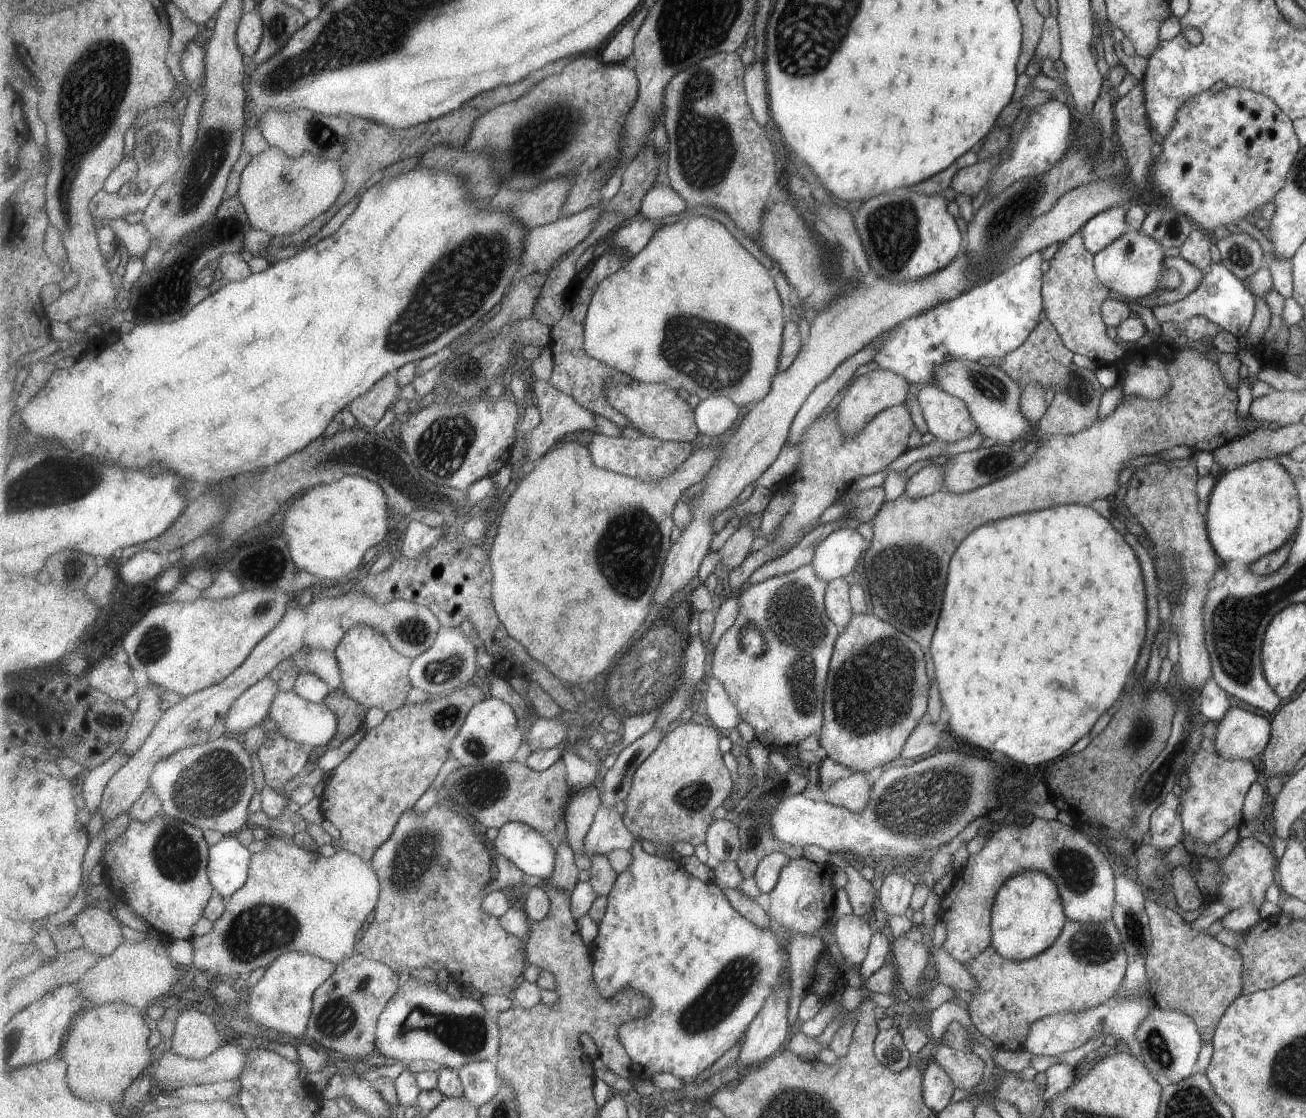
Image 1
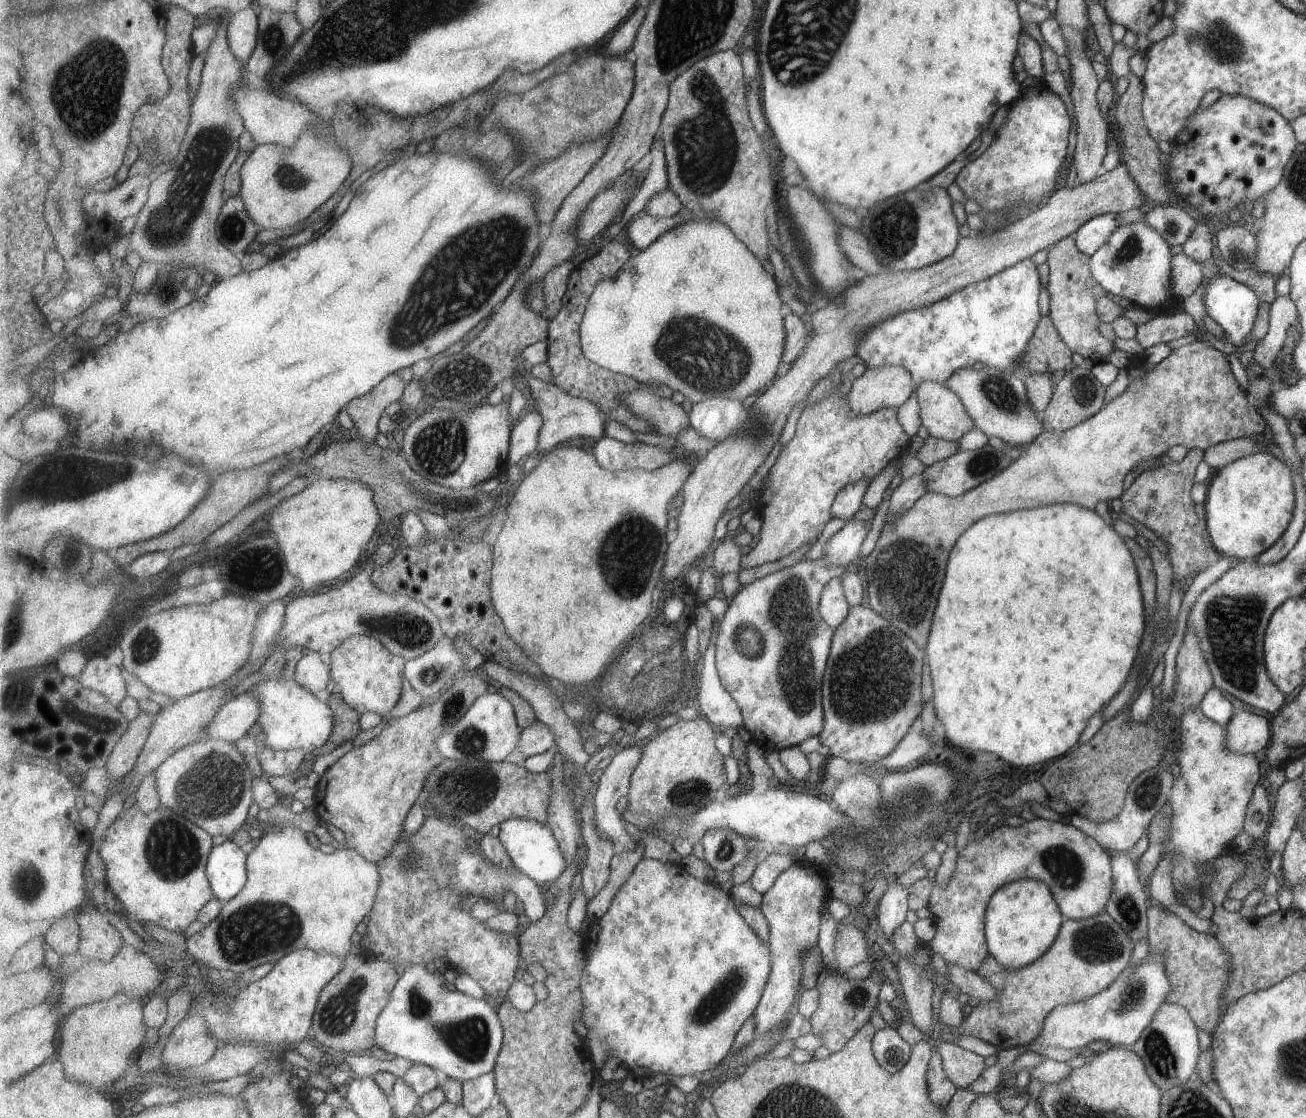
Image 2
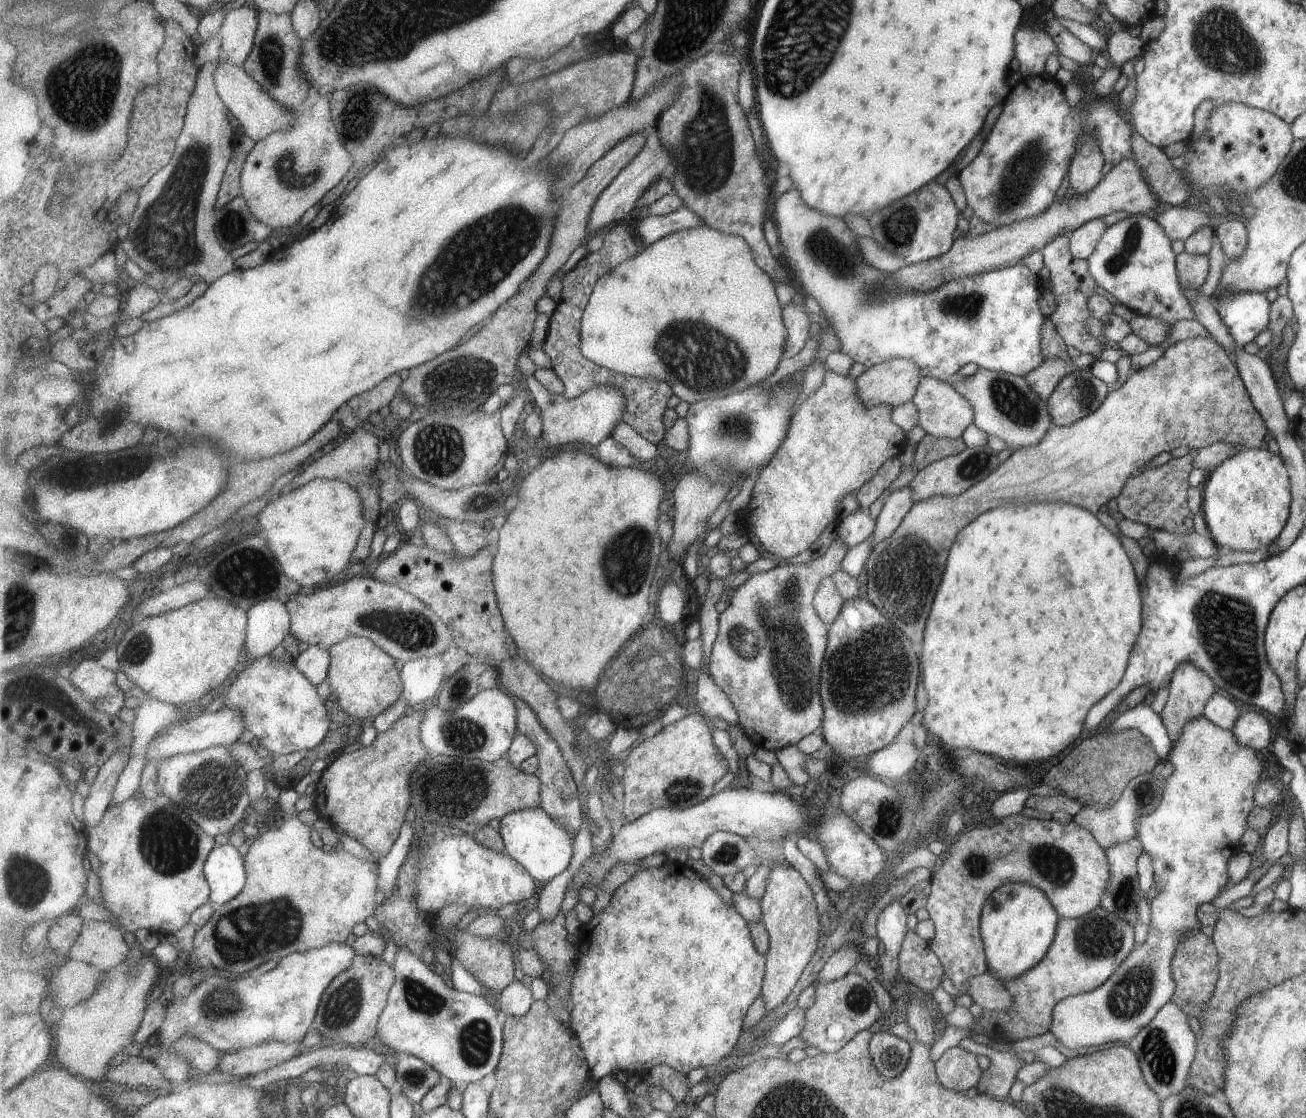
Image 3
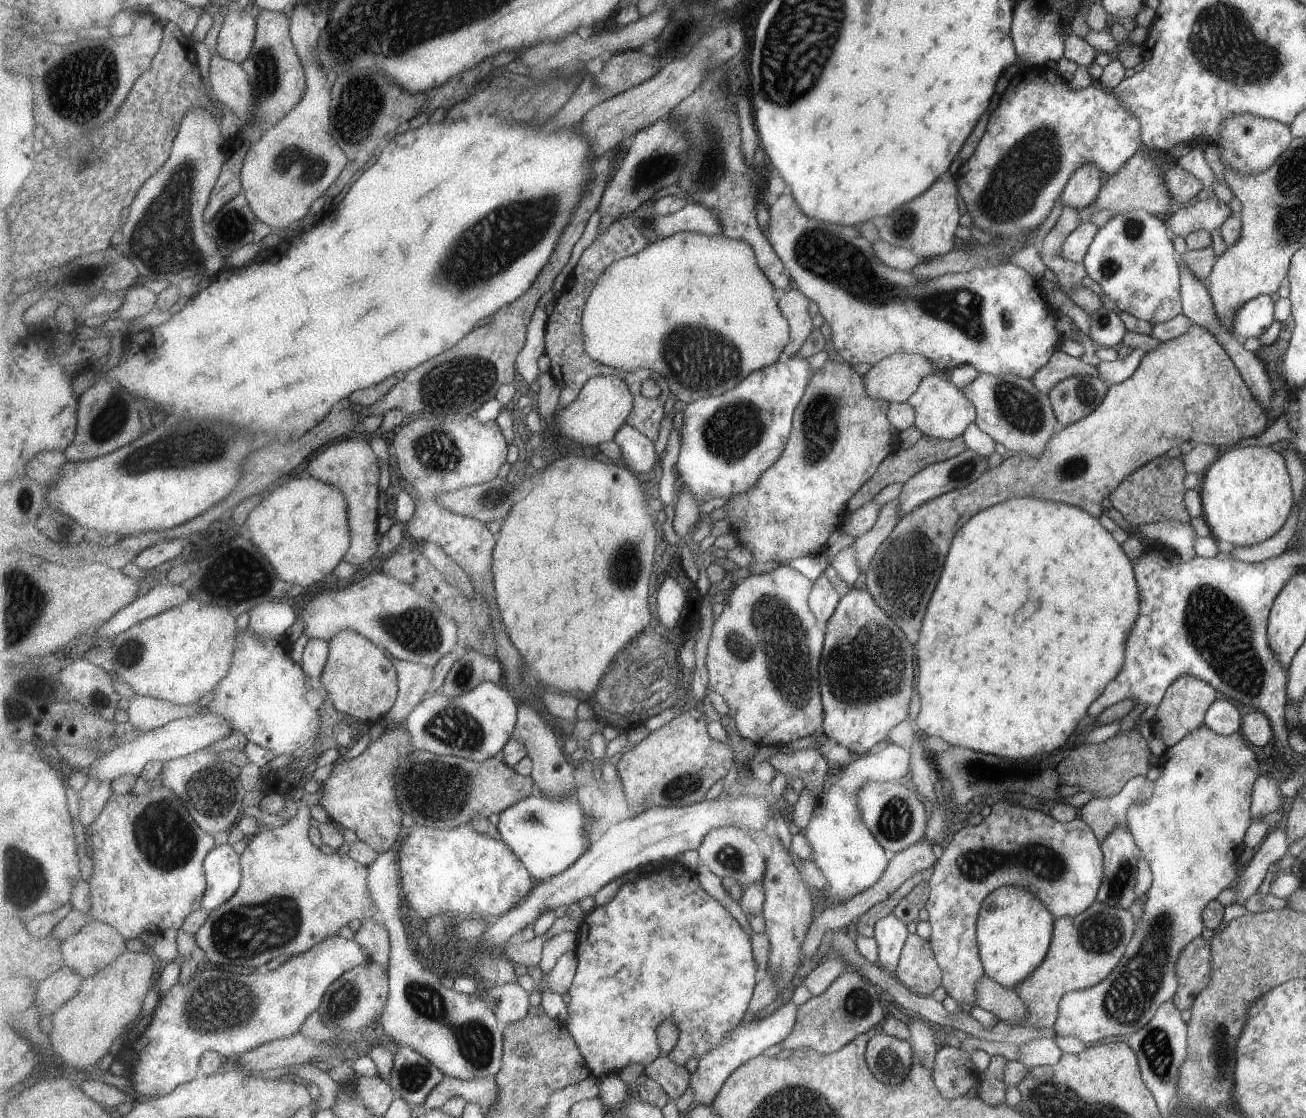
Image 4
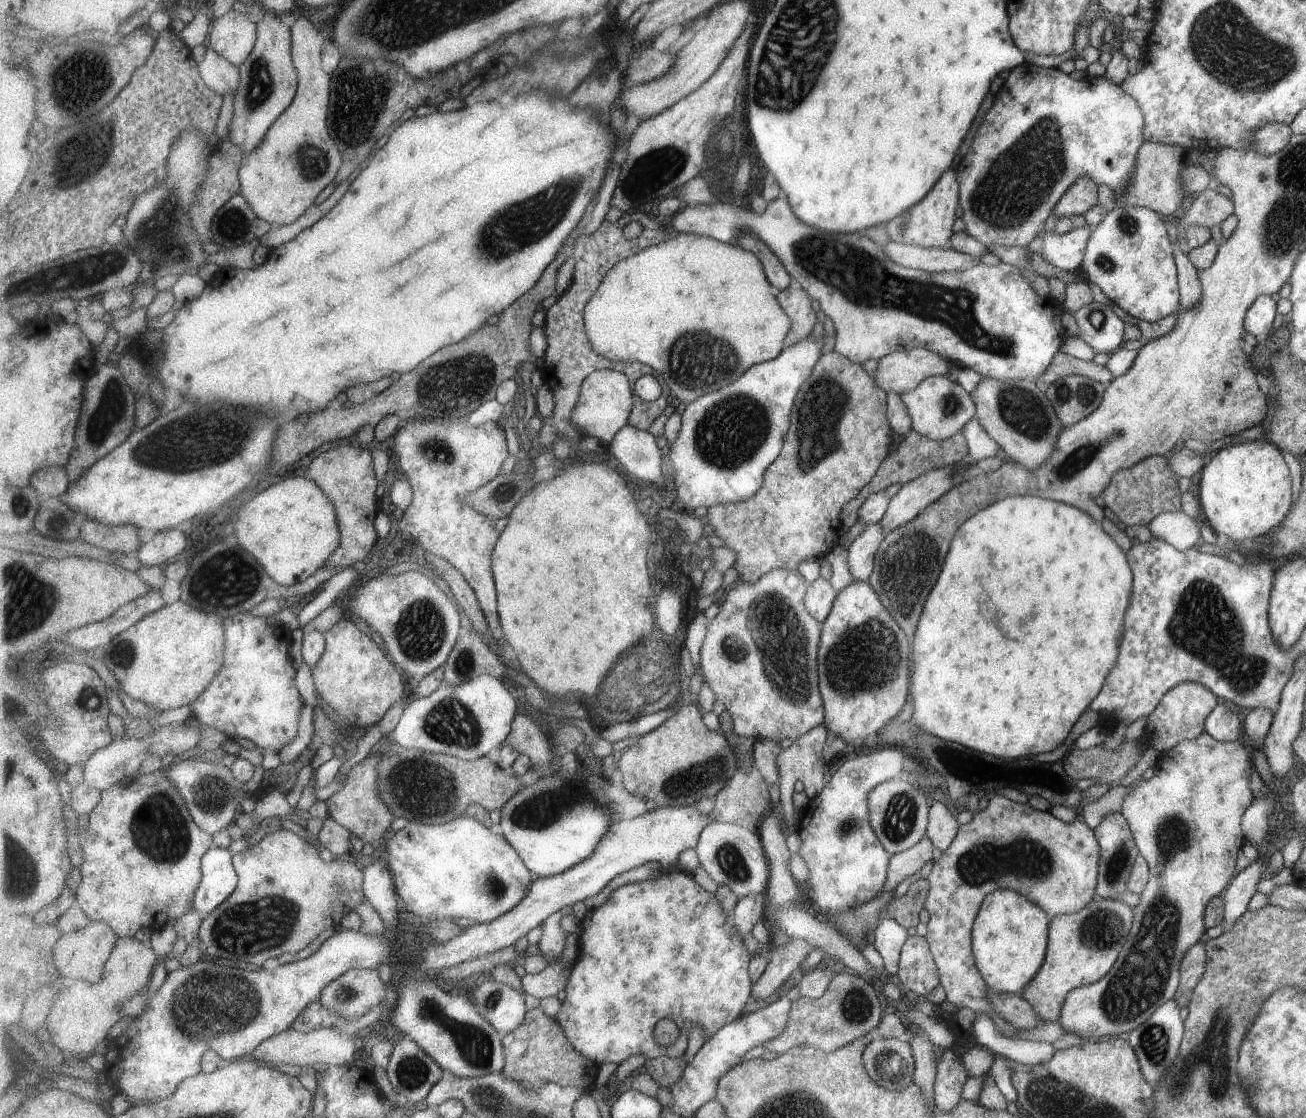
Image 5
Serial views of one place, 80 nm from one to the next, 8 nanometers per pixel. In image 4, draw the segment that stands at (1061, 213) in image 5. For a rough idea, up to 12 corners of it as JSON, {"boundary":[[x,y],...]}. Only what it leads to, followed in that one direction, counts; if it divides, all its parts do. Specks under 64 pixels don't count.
{"boundary":[[1093,163],[1070,174],[1062,208],[1083,210],[1098,193],[1100,170]]}

